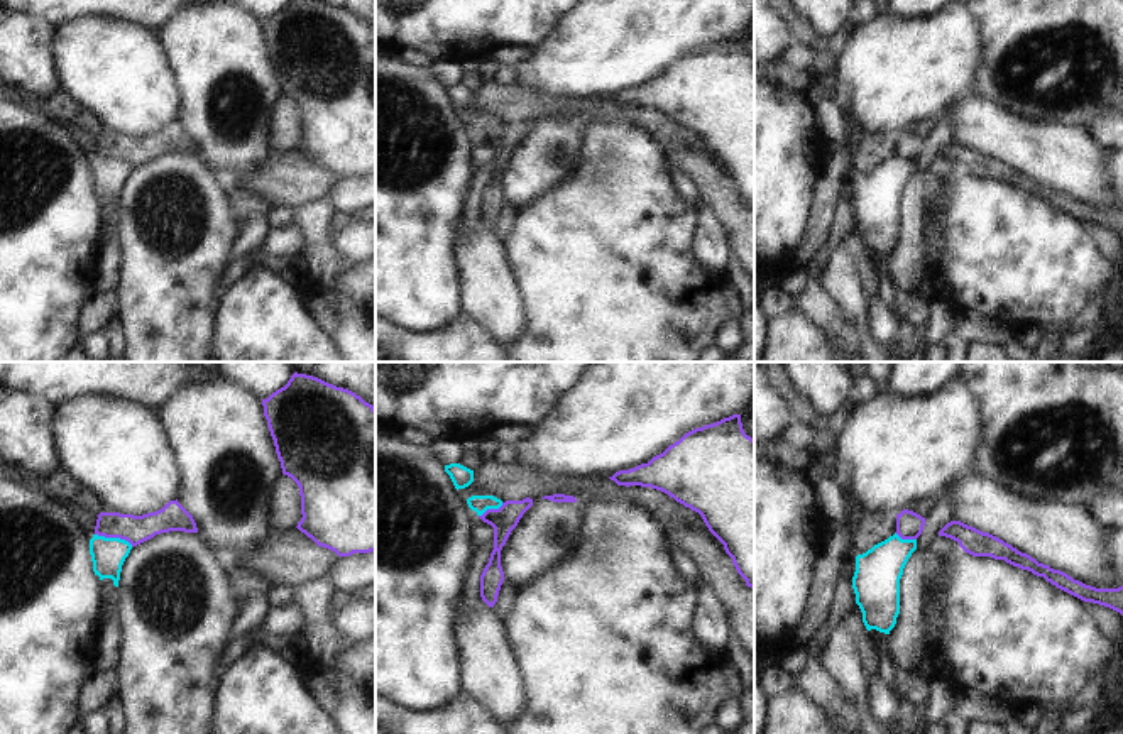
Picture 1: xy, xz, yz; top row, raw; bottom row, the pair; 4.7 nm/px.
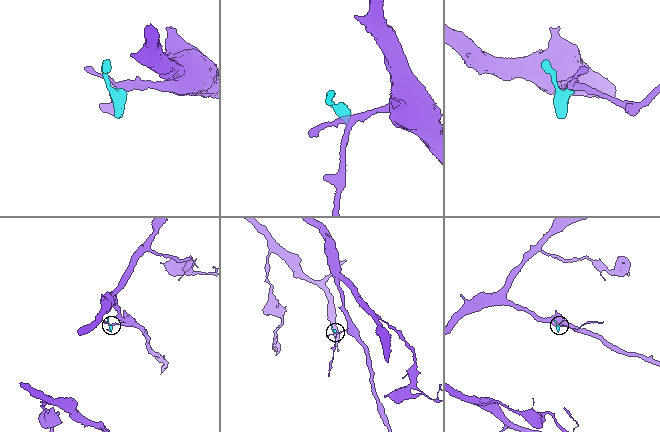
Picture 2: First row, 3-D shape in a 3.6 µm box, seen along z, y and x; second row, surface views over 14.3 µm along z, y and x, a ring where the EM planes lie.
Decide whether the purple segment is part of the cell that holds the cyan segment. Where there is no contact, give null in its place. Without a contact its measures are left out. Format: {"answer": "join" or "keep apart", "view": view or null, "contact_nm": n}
{"answer": "keep apart", "view": "xy", "contact_nm": 190}

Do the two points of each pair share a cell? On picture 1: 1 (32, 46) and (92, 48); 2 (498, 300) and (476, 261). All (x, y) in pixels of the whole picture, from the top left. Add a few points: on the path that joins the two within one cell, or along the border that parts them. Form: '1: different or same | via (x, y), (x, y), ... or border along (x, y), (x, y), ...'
1: different | border along (56, 26), (54, 66), (61, 85)
2: same | via (489, 290), (484, 271)

